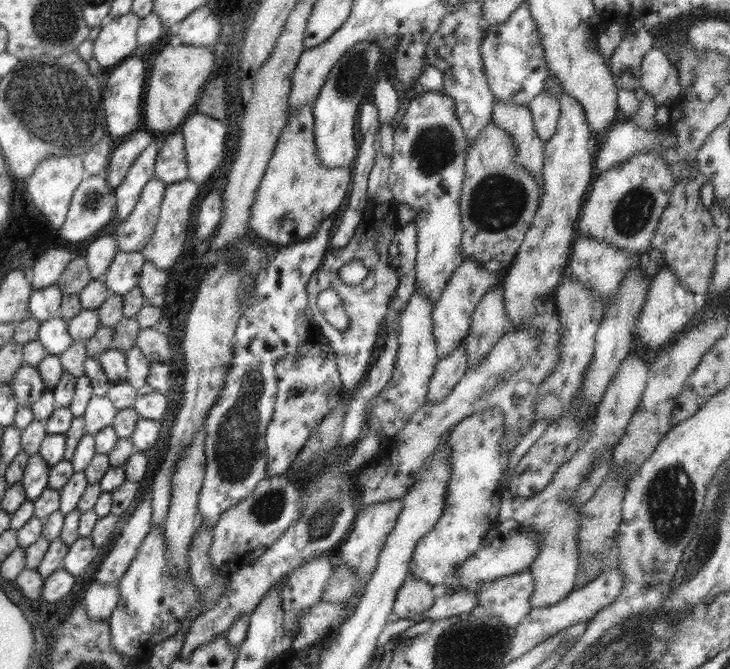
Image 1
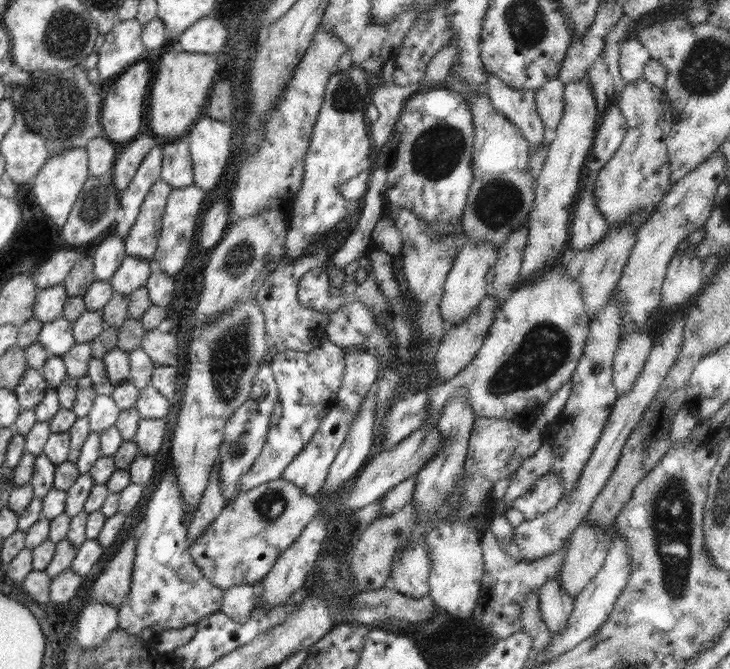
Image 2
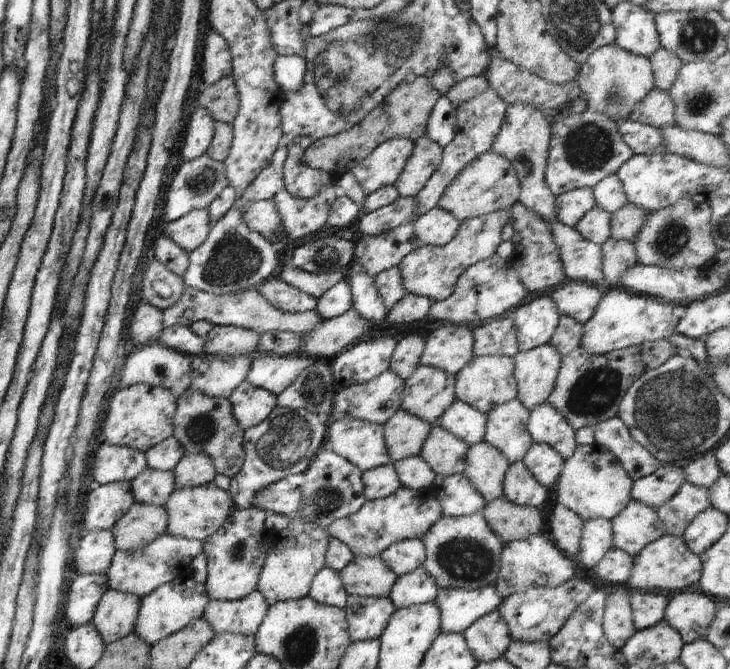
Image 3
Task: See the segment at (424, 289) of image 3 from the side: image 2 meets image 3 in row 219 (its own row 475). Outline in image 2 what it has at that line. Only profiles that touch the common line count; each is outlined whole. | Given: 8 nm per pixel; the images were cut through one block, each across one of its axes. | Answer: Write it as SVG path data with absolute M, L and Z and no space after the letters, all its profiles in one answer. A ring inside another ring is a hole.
M481 418L477 419L472 426L468 452L463 465L463 470L468 473L468 480L462 480L461 496L463 496L463 500L459 512L455 515L459 517L460 521L457 524L450 524L449 521L445 521L432 529L425 537L432 558L429 596L434 600L436 606L441 608L443 613L448 613L456 619L466 619L472 616L478 594L480 594L480 584L482 584L484 574L480 539L483 532L488 531L489 522L491 522L493 516L496 516L493 514L493 508L496 507L498 501L492 498L493 485L501 478L510 477L516 468L520 468L521 462L528 460L542 446L542 436L544 434L536 427L536 423L524 427L520 423L515 425L508 419Z

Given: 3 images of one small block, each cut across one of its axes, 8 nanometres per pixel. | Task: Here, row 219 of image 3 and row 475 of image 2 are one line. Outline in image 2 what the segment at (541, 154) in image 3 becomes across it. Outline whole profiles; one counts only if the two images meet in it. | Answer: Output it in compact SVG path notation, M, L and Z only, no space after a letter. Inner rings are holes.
M550 472L536 480L531 492L526 492L514 503L507 505L505 511L518 510L525 521L535 520L559 504L562 492L560 478Z

